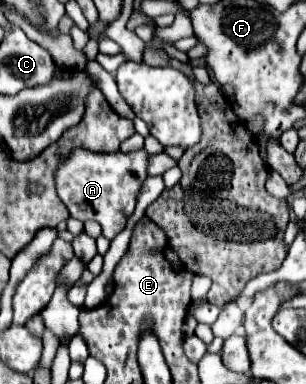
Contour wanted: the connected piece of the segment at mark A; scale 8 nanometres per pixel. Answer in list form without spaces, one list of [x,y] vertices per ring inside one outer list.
[[[75,150],[69,160],[59,166],[57,194],[69,208],[71,218],[81,222],[95,220],[101,224],[103,236],[113,240],[125,226],[135,210],[135,198],[147,178],[147,152],[135,150],[129,154],[111,152],[97,154],[89,150]]]

